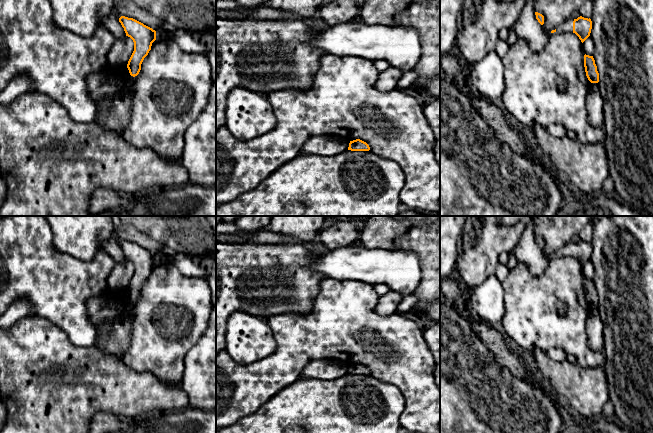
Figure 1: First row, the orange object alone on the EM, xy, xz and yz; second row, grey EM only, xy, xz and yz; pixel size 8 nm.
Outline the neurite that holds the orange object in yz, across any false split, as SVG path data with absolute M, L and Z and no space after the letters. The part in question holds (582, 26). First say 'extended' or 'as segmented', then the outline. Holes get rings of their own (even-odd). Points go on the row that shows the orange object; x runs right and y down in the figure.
extended | M582 16L577 19L568 18L563 23L559 24L555 30L552 30L551 33L575 33L581 42L583 43L591 33L592 21L589 18L584 18Z

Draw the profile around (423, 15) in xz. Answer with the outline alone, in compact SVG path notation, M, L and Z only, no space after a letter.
M417 0L411 2L406 10L395 16L395 26L412 27L417 30L421 40L421 56L415 68L418 74L413 86L420 92L424 85L432 78L440 76L440 0Z

